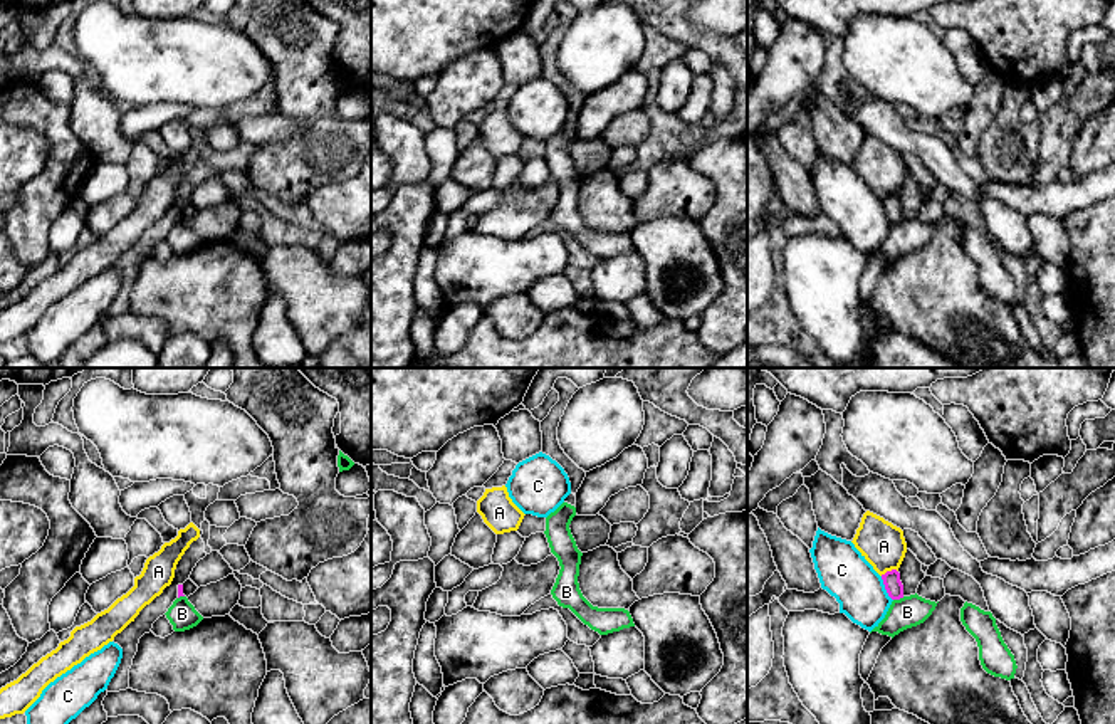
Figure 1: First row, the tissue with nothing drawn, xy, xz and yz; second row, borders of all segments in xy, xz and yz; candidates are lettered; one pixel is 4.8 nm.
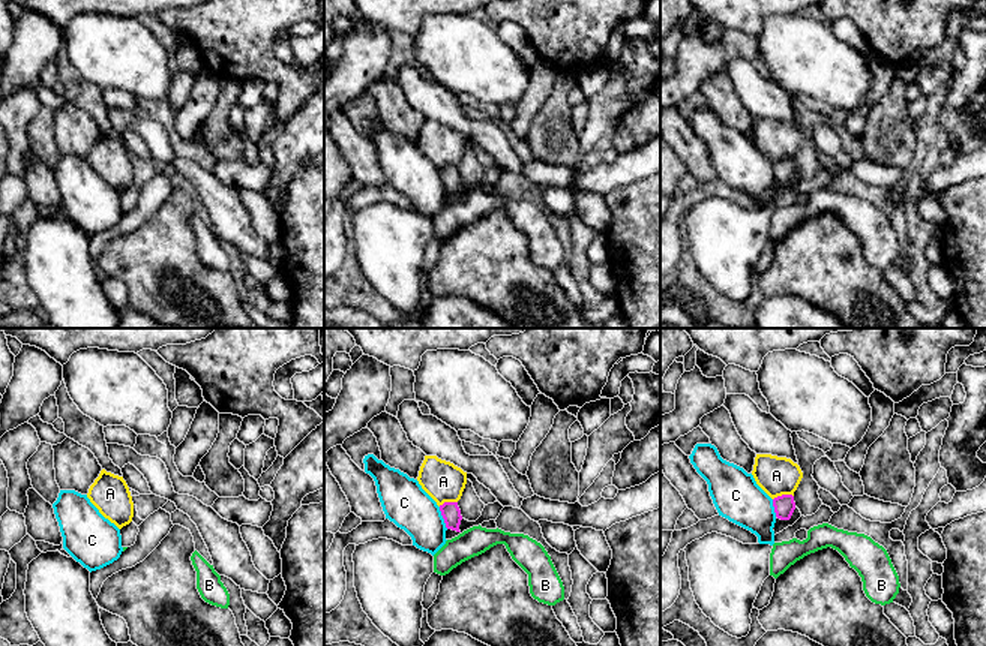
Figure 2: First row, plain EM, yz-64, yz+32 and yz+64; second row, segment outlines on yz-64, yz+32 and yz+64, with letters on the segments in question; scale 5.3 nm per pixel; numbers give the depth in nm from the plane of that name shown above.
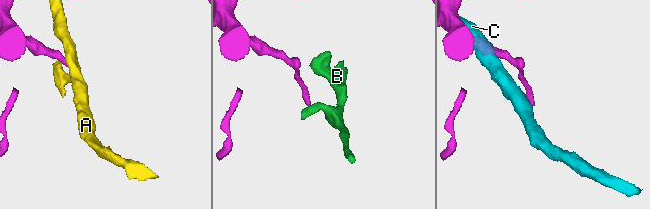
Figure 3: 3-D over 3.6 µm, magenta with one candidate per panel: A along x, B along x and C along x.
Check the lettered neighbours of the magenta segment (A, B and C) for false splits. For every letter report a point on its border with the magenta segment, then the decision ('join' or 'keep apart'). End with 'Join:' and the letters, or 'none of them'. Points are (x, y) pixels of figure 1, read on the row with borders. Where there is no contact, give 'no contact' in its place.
A: meets magenta in yz at (889, 571); keep apart
B: meets magenta in yz at (899, 598); keep apart
C: meets magenta in yz at (885, 588); keep apart
Join: none of them

